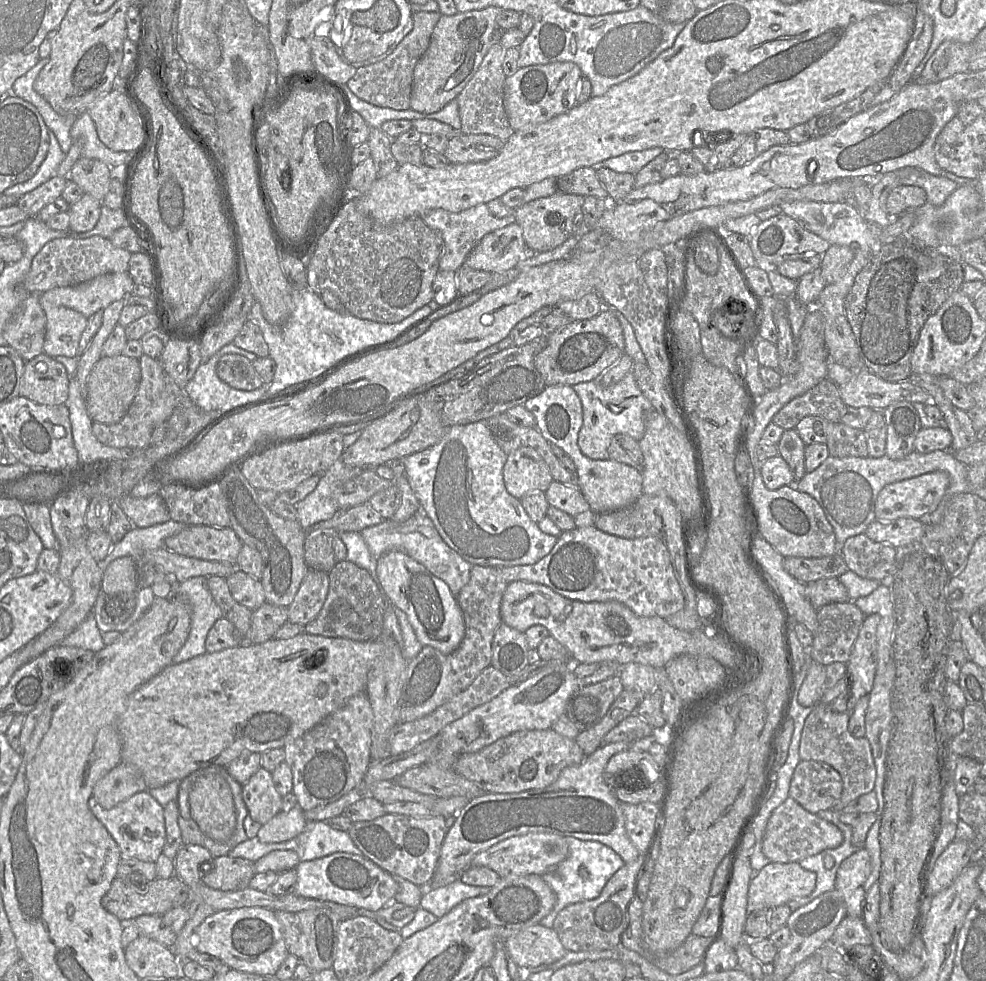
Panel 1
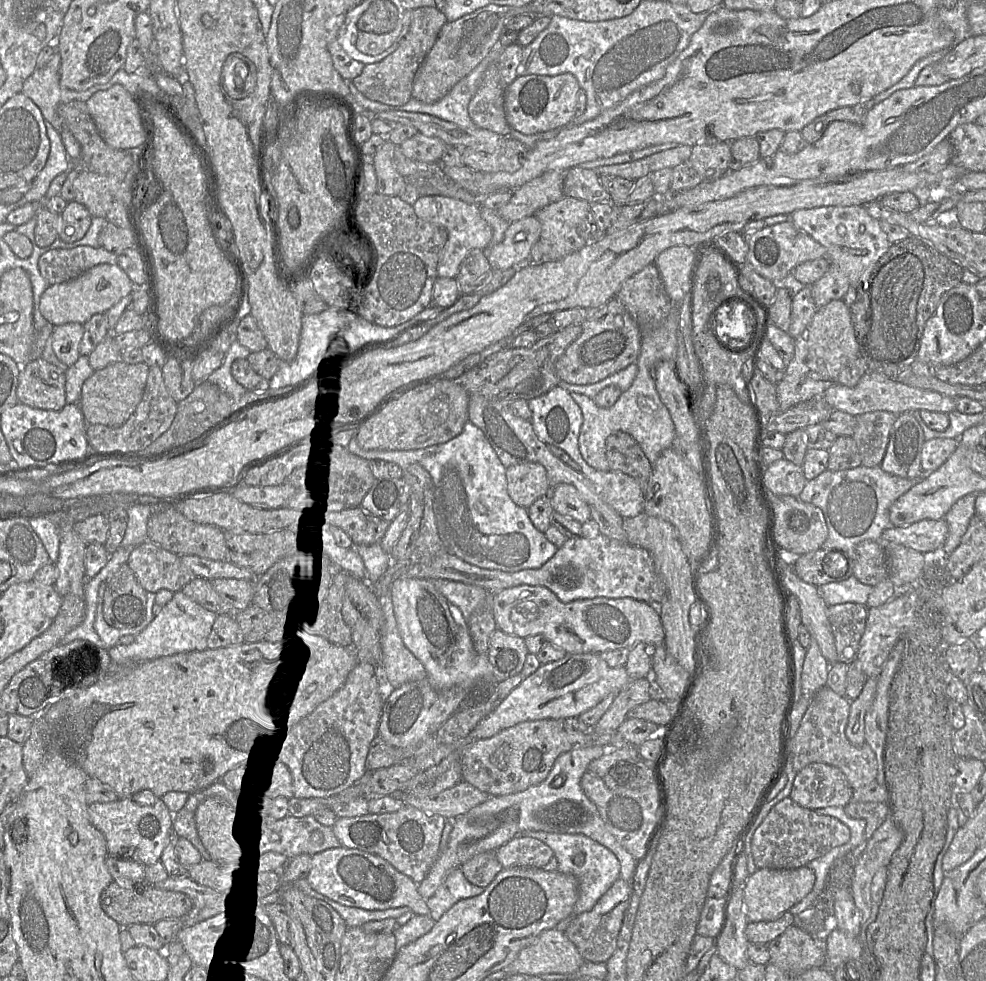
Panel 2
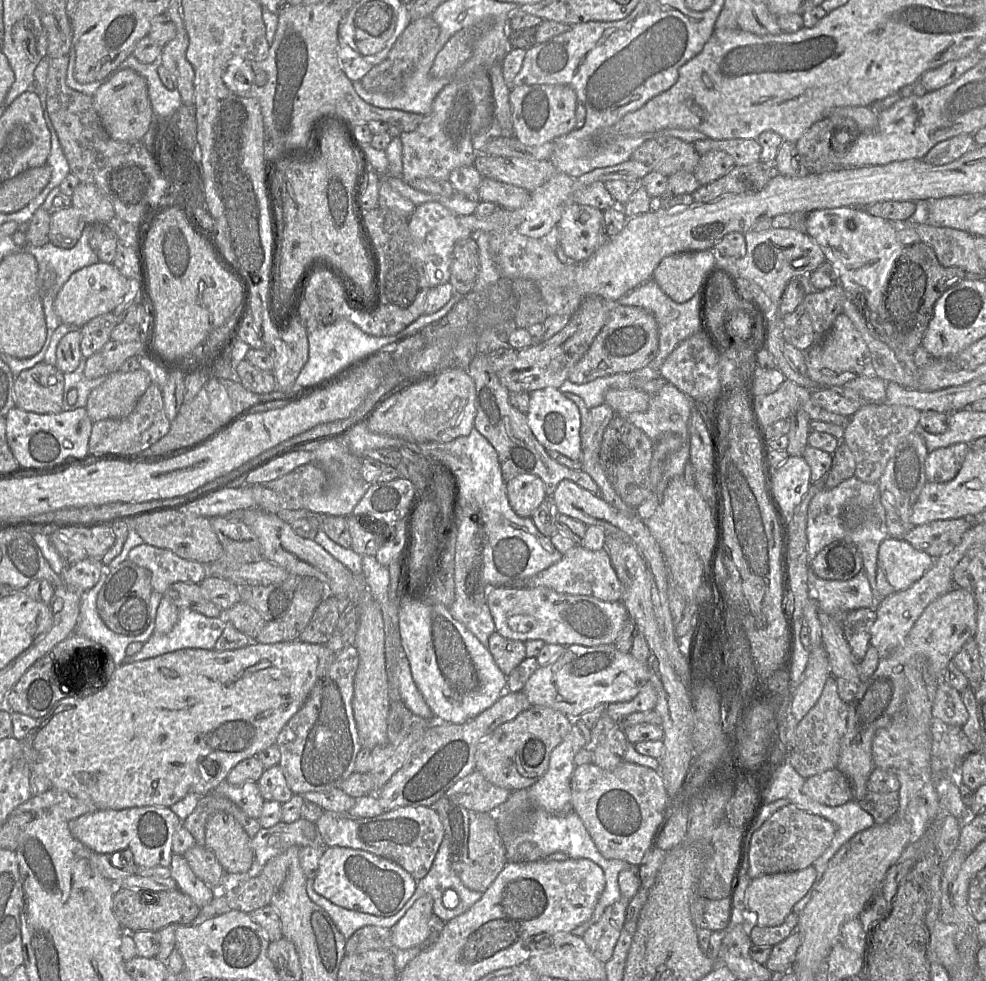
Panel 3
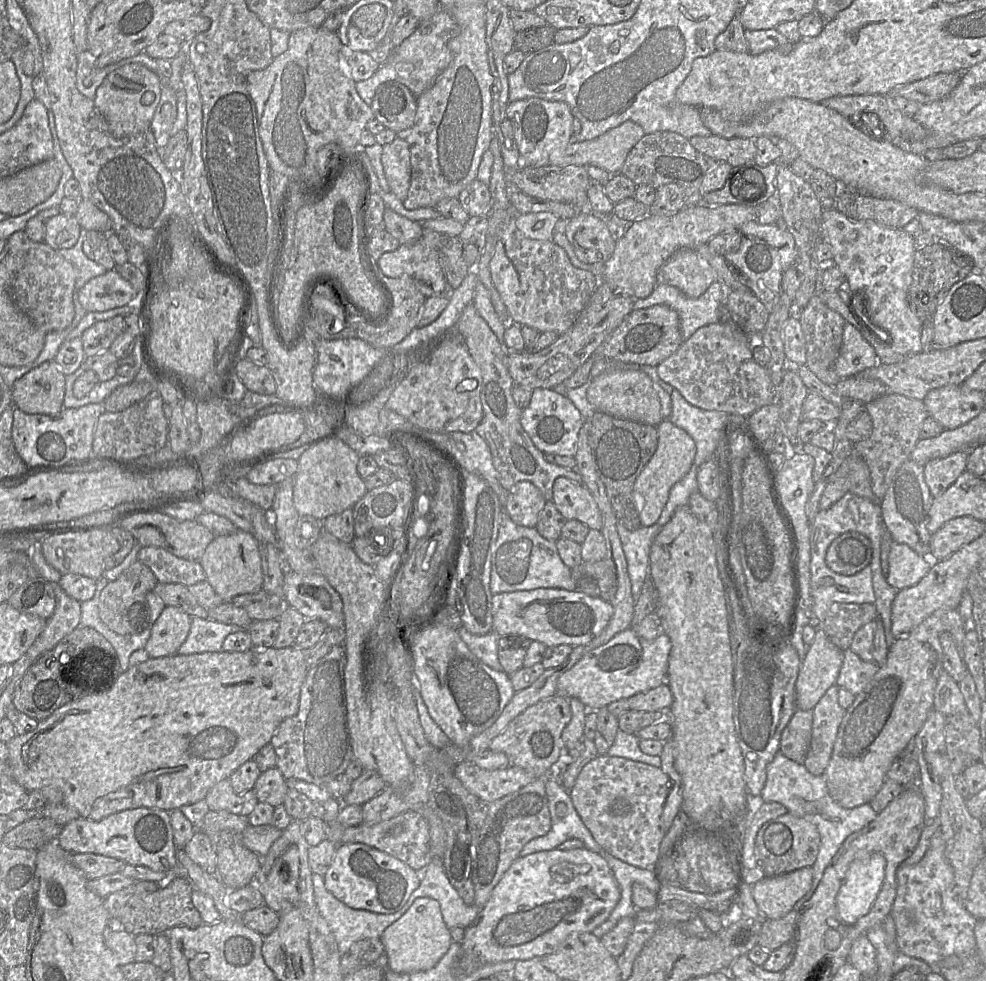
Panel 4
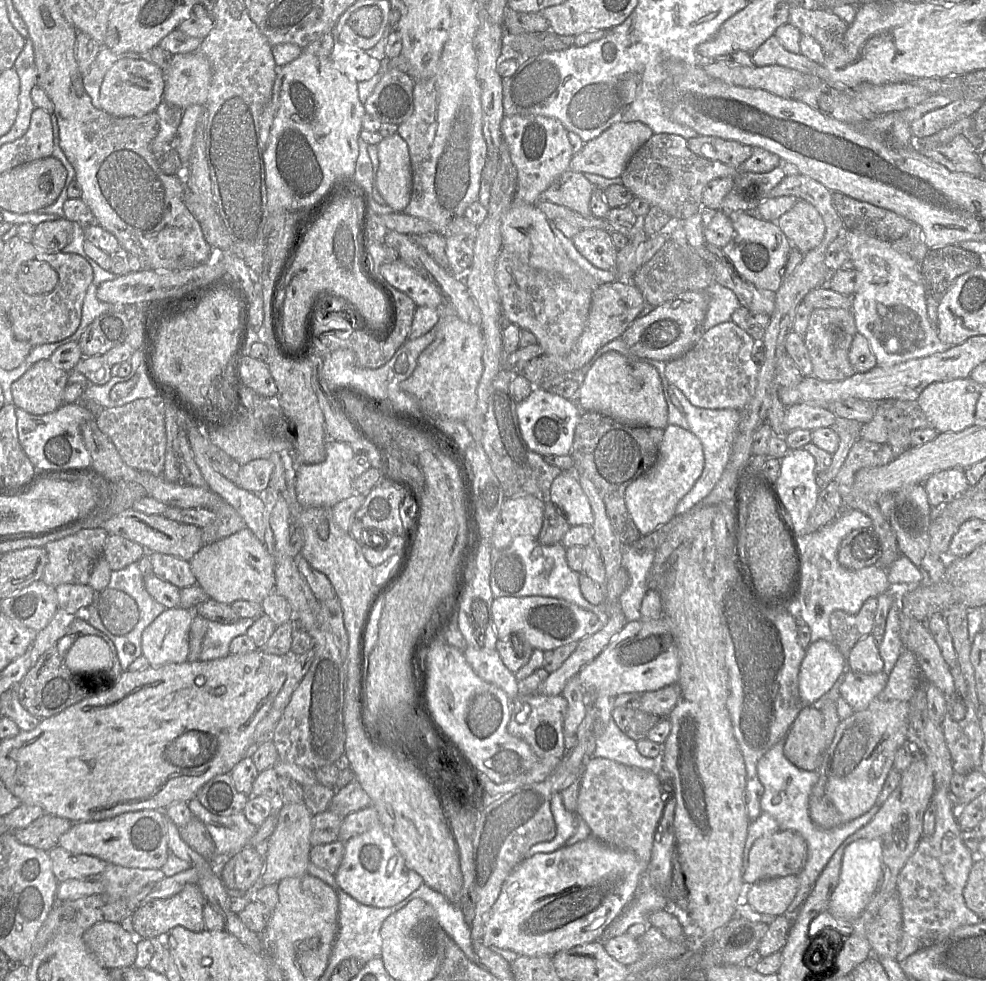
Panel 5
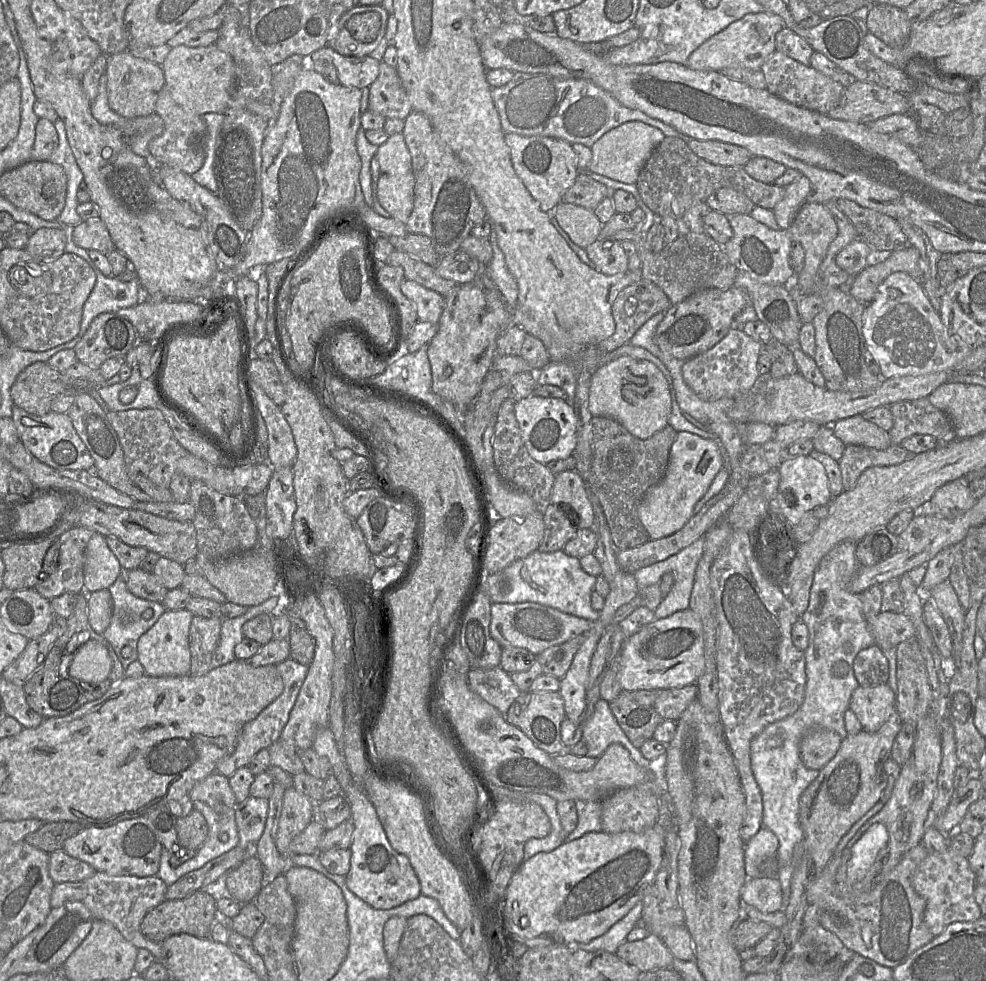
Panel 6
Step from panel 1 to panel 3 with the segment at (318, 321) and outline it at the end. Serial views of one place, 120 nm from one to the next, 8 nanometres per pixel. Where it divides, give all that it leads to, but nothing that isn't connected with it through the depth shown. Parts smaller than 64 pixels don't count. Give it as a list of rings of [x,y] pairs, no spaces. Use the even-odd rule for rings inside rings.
[[[454,293],[449,302],[437,312],[430,315],[421,315],[405,329],[392,336],[372,336],[363,332],[360,328],[346,319],[337,319],[334,323],[325,327],[319,327],[308,333],[309,353],[308,360],[300,371],[293,388],[298,386],[314,386],[322,381],[335,379],[358,363],[381,352],[387,346],[392,345],[406,337],[421,334],[425,326],[432,322],[438,322],[458,303],[464,295]]]

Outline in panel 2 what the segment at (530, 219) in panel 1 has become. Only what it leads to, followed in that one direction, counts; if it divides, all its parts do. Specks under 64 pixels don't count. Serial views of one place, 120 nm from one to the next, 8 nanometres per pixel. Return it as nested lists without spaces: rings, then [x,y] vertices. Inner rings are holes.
[[[564,196],[535,214],[541,223],[541,235],[537,243],[543,246],[543,254],[547,259],[560,260],[587,245],[578,228],[585,220],[589,221],[590,211],[589,202]]]

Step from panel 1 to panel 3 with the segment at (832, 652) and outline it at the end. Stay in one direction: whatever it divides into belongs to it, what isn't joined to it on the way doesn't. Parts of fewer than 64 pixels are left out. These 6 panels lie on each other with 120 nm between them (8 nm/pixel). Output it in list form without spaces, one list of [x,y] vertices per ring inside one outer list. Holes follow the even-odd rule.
[[[859,608],[847,613],[842,629],[853,655],[862,660],[870,646],[870,630],[876,620],[874,608]]]

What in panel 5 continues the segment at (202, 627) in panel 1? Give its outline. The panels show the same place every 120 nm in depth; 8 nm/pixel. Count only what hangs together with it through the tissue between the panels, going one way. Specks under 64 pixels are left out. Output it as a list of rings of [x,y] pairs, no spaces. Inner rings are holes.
[[[241,618],[233,624],[209,621],[199,660],[208,661],[230,654],[229,645],[231,641],[237,636],[246,634],[248,628],[258,618]]]

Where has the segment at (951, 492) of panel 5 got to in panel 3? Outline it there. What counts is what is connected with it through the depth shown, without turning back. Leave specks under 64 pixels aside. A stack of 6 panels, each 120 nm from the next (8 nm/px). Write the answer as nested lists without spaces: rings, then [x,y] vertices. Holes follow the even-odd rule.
[[[958,443],[928,452],[925,475],[929,482],[945,483],[956,477],[969,452],[970,445]]]

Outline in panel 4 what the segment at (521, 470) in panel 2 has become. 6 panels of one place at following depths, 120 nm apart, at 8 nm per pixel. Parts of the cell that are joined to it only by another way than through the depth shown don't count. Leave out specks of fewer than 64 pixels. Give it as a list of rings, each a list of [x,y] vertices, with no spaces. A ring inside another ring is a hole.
[[[520,481],[508,491],[505,511],[515,524],[534,528],[545,503],[544,496],[534,484]]]

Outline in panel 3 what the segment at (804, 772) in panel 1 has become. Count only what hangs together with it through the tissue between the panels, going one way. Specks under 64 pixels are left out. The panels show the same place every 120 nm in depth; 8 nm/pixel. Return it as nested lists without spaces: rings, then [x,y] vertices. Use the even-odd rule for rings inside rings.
[[[836,768],[807,778],[802,791],[812,800],[830,807],[841,806],[854,799],[849,780]]]

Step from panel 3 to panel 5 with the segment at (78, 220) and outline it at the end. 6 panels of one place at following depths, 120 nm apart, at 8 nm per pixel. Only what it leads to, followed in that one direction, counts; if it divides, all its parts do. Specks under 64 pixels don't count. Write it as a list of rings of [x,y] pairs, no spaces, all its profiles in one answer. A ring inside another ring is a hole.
[[[64,216],[35,226],[32,244],[46,253],[61,252],[73,237],[73,222]]]

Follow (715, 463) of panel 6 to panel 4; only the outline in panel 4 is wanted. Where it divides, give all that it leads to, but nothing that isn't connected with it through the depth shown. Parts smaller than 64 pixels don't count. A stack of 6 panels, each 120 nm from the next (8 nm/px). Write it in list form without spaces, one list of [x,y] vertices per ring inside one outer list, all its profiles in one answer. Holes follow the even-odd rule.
[[[663,420],[658,426],[657,448],[642,469],[633,486],[633,496],[636,502],[641,526],[651,526],[658,519],[665,507],[672,487],[690,470],[696,455],[696,444],[692,437],[682,428],[669,420]]]

